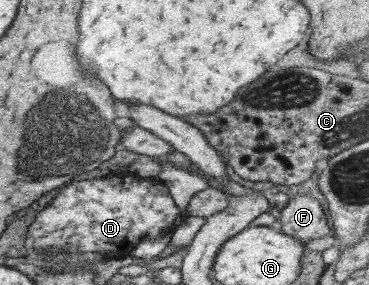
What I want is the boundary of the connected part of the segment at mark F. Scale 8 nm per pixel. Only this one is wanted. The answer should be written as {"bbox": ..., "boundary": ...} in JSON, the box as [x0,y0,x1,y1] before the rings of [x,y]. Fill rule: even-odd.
{"bbox":[276,192,332,244],"boundary":[[[299,192],[281,206],[280,221],[276,227],[284,235],[304,244],[332,231],[324,204],[320,204],[320,200],[307,193]]]}

